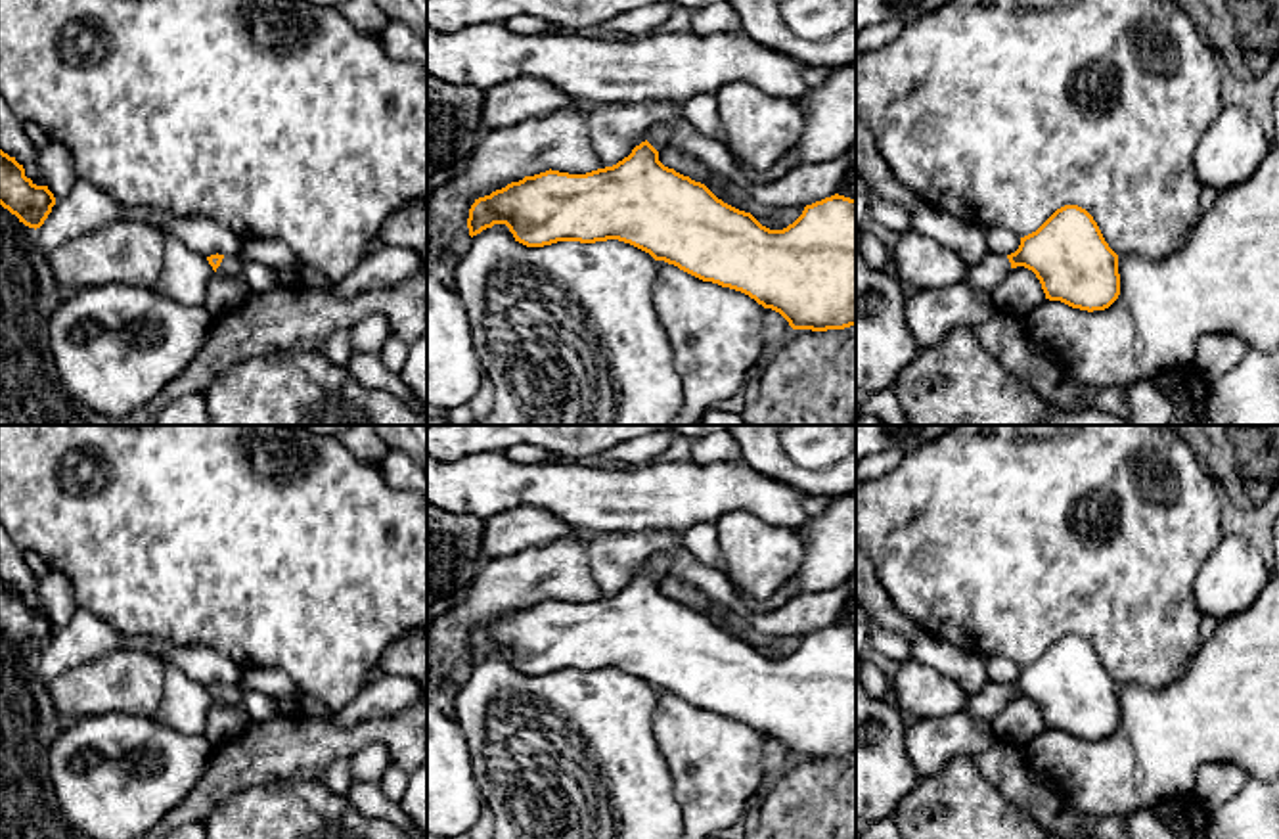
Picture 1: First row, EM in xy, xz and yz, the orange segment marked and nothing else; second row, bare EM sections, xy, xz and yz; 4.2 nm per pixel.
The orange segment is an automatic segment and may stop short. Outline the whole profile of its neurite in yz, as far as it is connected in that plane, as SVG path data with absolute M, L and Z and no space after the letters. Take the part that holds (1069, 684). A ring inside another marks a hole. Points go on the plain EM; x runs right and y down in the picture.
M1078 636L1057 638L1036 661L1021 667L1011 684L988 684L980 695L969 697L965 713L994 722L1011 697L1024 695L1036 703L1049 730L1061 730L1080 739L1105 739L1120 724L1118 684L1105 670L1093 646Z

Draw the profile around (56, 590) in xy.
M48 569L44 577L36 577L36 588L56 632L67 626L79 609L71 580L63 573Z

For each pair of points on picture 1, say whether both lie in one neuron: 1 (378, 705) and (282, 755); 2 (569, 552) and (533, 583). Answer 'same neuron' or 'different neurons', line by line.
1: different neurons
2: same neuron

